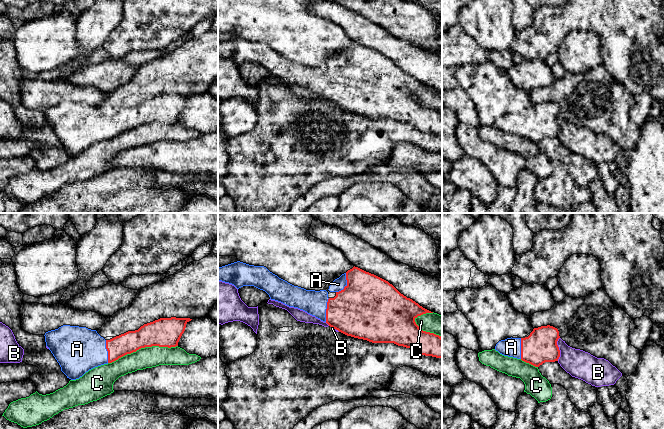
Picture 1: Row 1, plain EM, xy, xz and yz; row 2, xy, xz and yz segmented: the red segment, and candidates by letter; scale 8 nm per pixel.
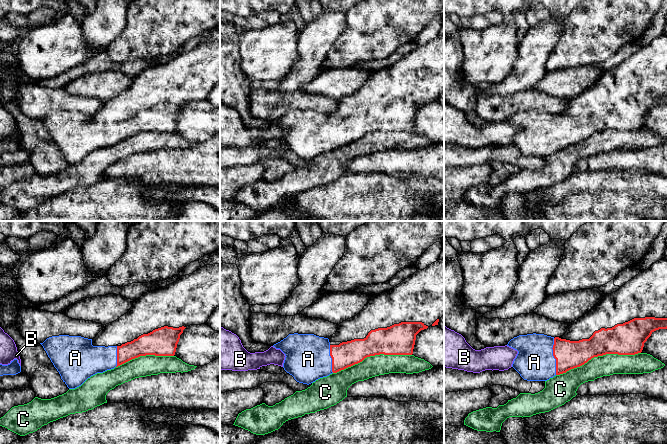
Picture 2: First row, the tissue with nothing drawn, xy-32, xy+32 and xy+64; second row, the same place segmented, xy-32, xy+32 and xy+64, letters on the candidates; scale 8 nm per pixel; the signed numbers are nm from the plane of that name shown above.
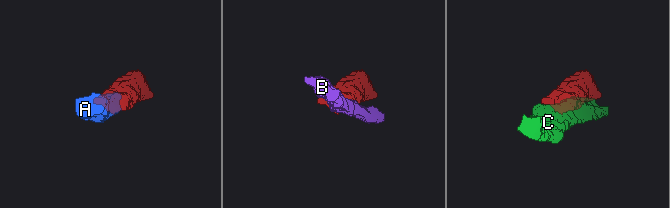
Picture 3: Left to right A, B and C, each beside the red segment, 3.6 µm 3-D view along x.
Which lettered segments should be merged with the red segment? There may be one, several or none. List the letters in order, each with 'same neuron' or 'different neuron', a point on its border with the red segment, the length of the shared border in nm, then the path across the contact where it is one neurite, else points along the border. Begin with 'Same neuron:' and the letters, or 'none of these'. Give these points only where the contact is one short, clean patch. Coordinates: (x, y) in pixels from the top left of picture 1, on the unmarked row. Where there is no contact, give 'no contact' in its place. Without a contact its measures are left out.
Same neuron: A
A: same neuron; contact xz (347, 60); length 180 nm
B: different neuron; contact yz (558, 125); length 190 nm
C: different neuron; contact xy (142, 123); length 600 nm

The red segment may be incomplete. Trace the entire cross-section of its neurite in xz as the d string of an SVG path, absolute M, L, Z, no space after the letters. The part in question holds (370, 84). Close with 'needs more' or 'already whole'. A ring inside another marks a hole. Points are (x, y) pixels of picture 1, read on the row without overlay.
M240 37L218 43L218 57L232 60L237 65L254 62L265 67L271 76L303 86L347 112L372 119L394 119L420 131L442 134L442 113L423 107L415 98L418 92L433 88L401 70L388 57L358 43L354 42L330 59L328 66L336 69L334 74L329 74L326 66L306 66L294 62L264 42Z; needs more

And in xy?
M160 94L144 100L138 106L128 107L110 116L105 116L96 106L86 103L63 101L45 109L46 122L61 143L61 147L71 156L82 153L89 146L112 139L119 134L145 123L176 123L190 94Z; needs more

